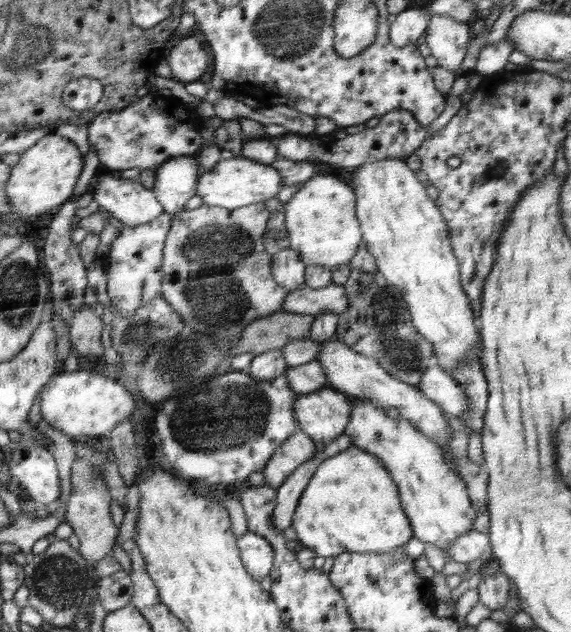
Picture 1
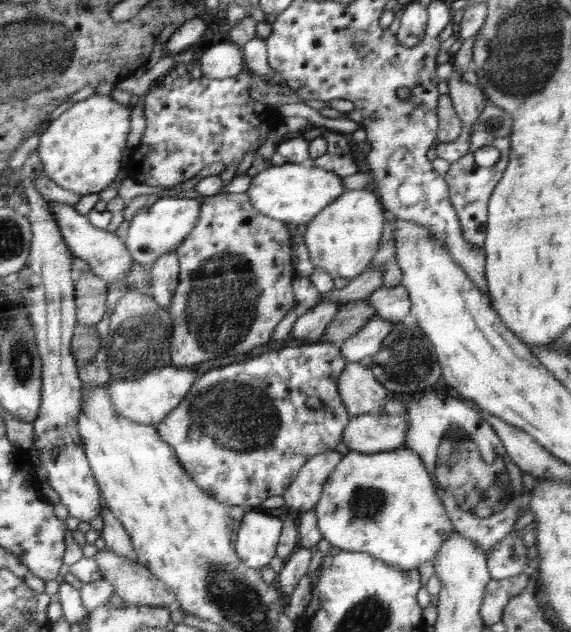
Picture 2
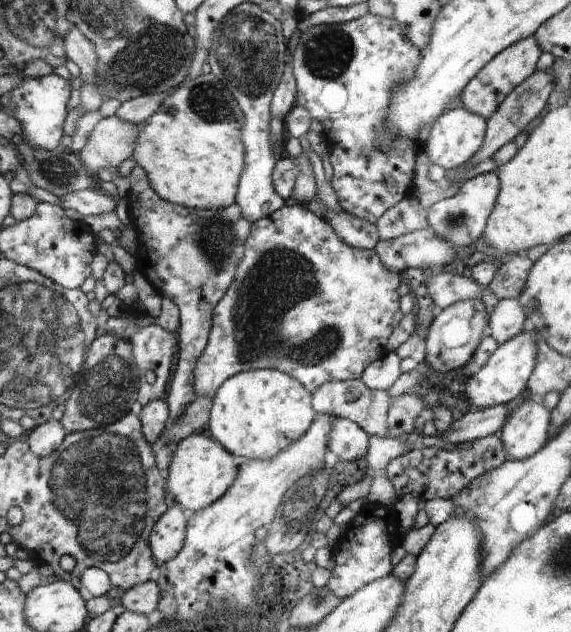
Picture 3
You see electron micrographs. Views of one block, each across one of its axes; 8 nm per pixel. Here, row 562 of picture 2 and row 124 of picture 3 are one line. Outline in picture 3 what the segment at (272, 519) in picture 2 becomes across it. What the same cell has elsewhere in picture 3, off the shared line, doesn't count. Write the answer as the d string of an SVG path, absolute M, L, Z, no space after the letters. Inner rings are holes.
M240 3L226 13L214 29L207 56L211 73L224 83L236 99L244 116L241 139L245 148L245 165L239 178L235 203L249 223L270 216L284 206L272 182L275 160L269 140L271 100L288 60L288 41L282 35L281 22L254 3Z

